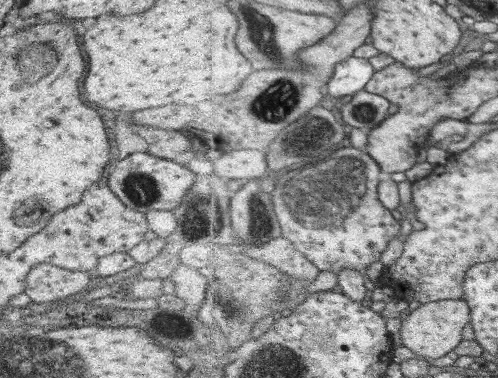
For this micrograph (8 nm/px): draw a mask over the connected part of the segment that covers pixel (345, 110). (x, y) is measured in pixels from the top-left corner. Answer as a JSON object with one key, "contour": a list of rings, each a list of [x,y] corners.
{"contour":[[[367,89],[360,90],[341,108],[344,125],[346,128],[355,127],[368,133],[390,116],[391,103],[384,96]]]}

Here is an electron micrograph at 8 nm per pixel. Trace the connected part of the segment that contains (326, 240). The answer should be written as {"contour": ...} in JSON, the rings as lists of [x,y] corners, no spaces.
{"contour":[[[341,145],[331,156],[327,156],[325,160],[318,161],[313,165],[306,165],[305,168],[296,168],[292,171],[283,171],[277,174],[274,189],[269,193],[271,202],[273,202],[273,212],[277,216],[277,222],[281,226],[281,237],[290,242],[294,249],[299,251],[308,262],[313,264],[318,271],[327,271],[336,275],[340,275],[343,270],[359,270],[363,272],[370,264],[379,262],[383,253],[388,249],[388,246],[394,241],[403,230],[403,222],[399,222],[393,218],[391,210],[387,209],[380,201],[378,189],[380,182],[383,182],[386,174],[383,167],[367,152],[351,147],[349,145]]]}

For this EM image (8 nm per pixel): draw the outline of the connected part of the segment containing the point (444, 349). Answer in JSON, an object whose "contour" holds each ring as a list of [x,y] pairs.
{"contour":[[[465,299],[441,300],[421,304],[411,313],[403,315],[401,327],[401,342],[403,347],[409,348],[414,356],[425,358],[441,358],[449,352],[454,352],[463,342],[463,330],[472,322],[471,307]]]}

